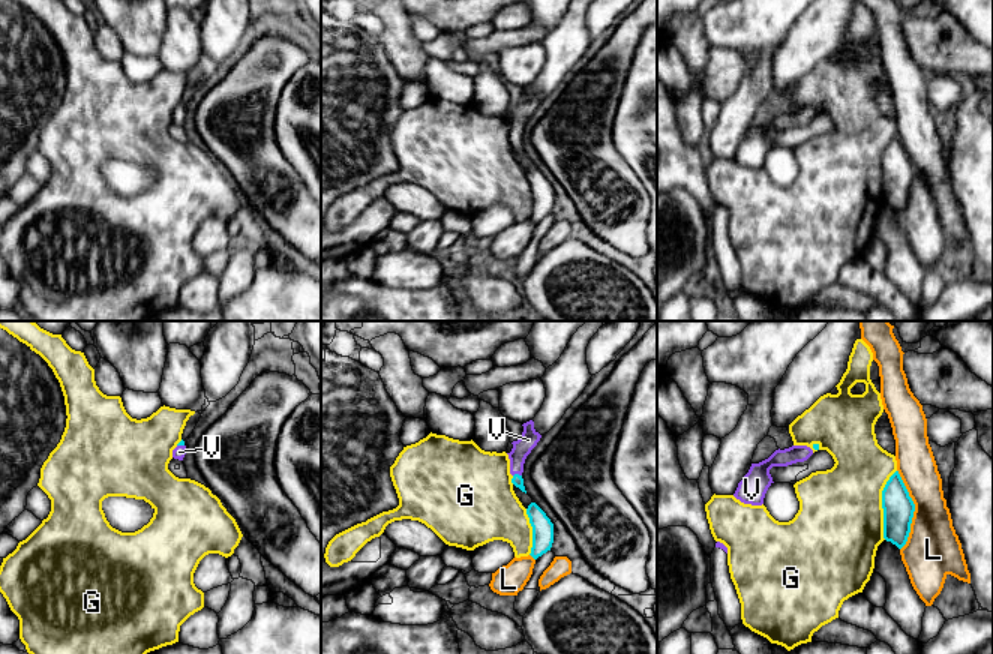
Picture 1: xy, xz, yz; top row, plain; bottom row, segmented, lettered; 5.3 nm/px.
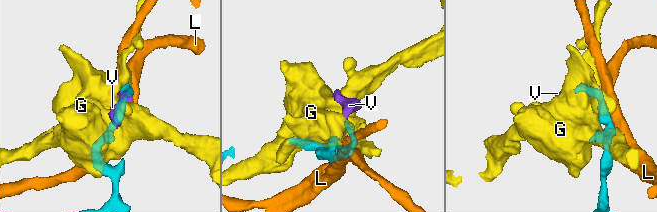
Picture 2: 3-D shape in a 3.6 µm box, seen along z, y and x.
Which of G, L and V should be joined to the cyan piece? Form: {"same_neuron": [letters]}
{"same_neuron": ["V"]}

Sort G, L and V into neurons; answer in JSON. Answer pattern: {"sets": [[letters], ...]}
{"sets": [["G"], ["L"], ["V"]]}

